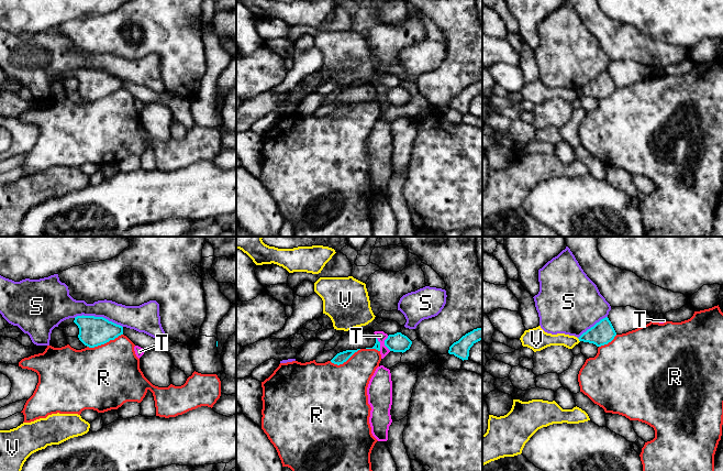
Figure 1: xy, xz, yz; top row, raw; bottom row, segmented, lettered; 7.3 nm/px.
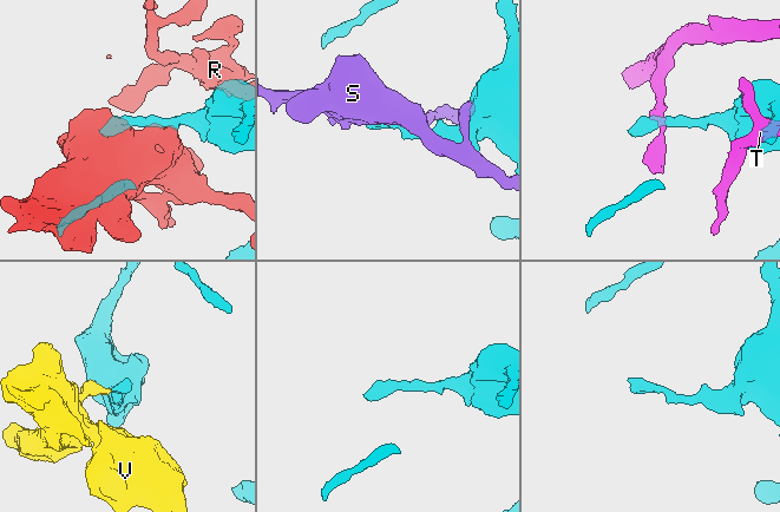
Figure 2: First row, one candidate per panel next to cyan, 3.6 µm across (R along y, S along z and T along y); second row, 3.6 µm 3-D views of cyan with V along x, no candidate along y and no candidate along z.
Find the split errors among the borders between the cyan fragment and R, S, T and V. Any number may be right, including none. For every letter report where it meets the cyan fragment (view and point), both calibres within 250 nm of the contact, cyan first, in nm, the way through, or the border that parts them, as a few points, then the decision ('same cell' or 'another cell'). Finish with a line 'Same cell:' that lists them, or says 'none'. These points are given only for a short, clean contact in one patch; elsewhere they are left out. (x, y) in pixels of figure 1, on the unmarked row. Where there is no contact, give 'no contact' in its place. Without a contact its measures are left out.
R: contact xy (104, 96); calibres 220 and 460 nm; another cell
S: contact xy (98, 70); calibres 220 and 170 nm; another cell
T: contact xz (385, 97); calibres 140 and 70 nm; another cell
V: contact yz (579, 94); calibres 170 and 100 nm; border yz (577, 91), (579, 95); another cell
Same cell: none

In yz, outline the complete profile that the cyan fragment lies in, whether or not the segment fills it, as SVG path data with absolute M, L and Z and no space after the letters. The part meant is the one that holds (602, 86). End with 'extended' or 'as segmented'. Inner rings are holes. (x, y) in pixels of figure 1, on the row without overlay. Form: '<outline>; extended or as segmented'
M608 70L601 73L593 80L583 86L578 92L579 95L593 97L601 100L611 96L616 86Z; as segmented

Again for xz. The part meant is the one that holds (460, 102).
M482 80L474 83L454 96L449 100L448 107L454 108L463 114L468 113L470 101L480 94L482 94Z; as segmented

